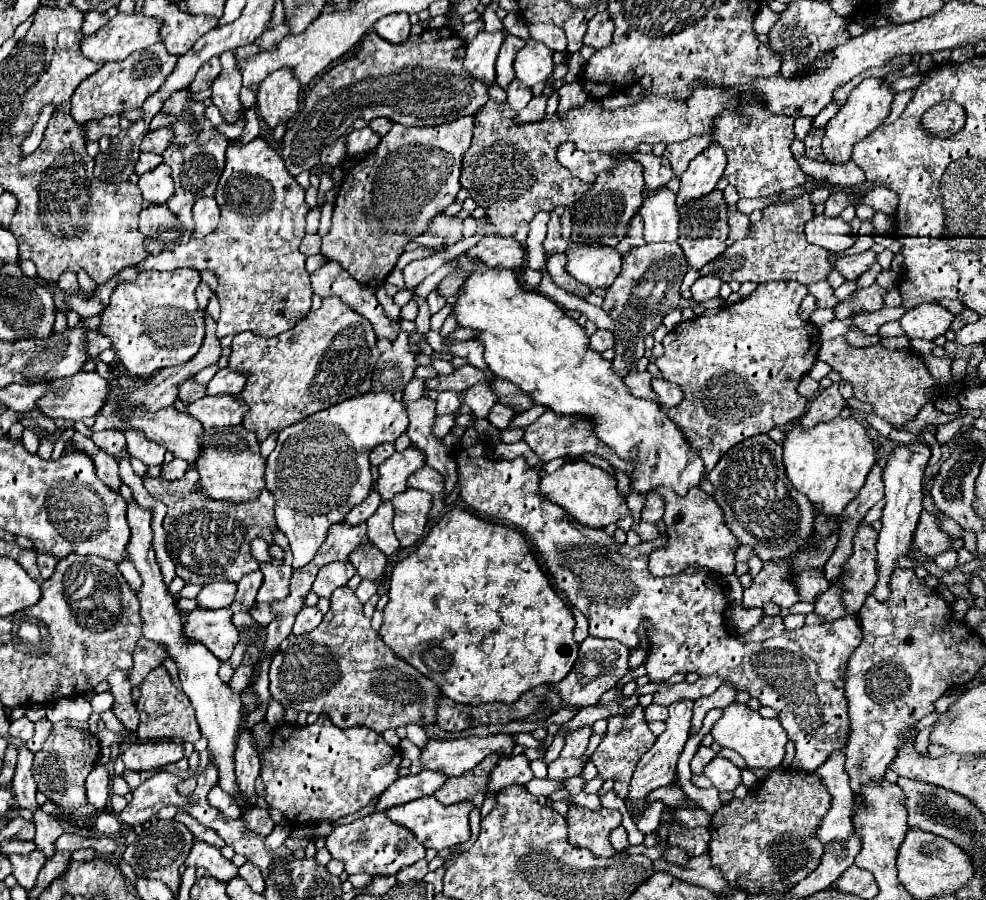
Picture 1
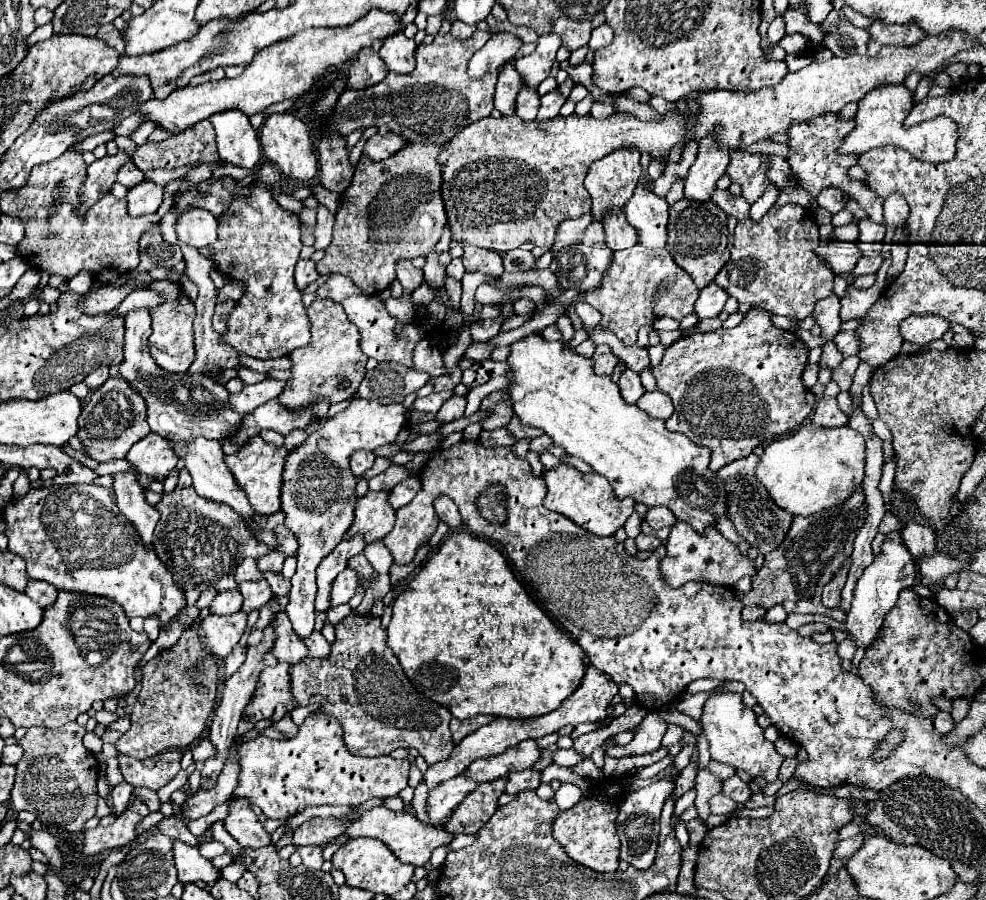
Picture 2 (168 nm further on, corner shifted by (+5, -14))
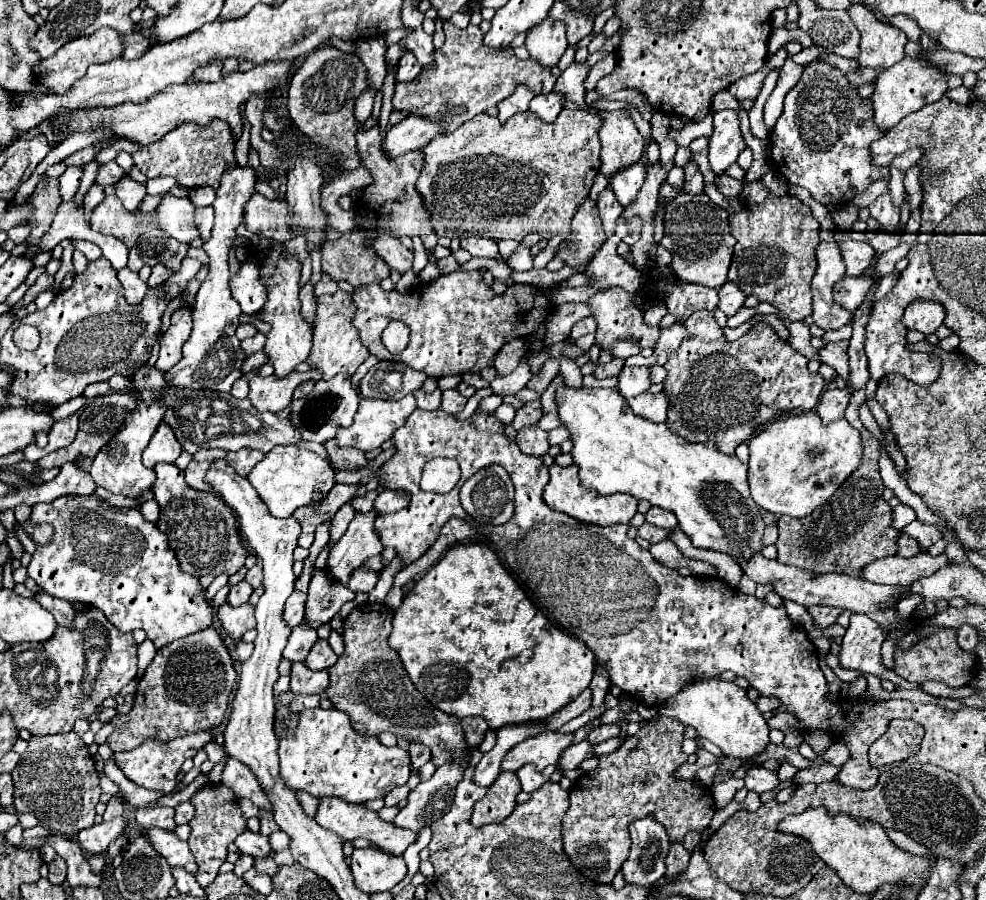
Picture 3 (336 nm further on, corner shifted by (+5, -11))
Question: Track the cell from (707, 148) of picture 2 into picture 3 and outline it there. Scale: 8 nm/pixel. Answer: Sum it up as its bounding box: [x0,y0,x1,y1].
[709,109,747,173]

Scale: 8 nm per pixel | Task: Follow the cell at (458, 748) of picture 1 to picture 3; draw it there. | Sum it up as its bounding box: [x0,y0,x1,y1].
[501,731,573,771]

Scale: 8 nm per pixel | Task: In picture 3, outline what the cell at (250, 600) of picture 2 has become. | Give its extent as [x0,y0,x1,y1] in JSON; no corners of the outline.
[245,559,263,589]

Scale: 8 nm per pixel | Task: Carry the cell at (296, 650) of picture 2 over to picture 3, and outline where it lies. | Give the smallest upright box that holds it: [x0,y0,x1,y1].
[291,663,329,697]

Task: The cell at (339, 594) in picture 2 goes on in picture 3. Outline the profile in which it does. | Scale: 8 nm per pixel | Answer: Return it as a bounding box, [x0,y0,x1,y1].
[347,567,379,593]

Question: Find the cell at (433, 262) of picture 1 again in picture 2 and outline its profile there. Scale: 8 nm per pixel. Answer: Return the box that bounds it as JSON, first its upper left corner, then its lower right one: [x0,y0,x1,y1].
[397,260,423,294]

